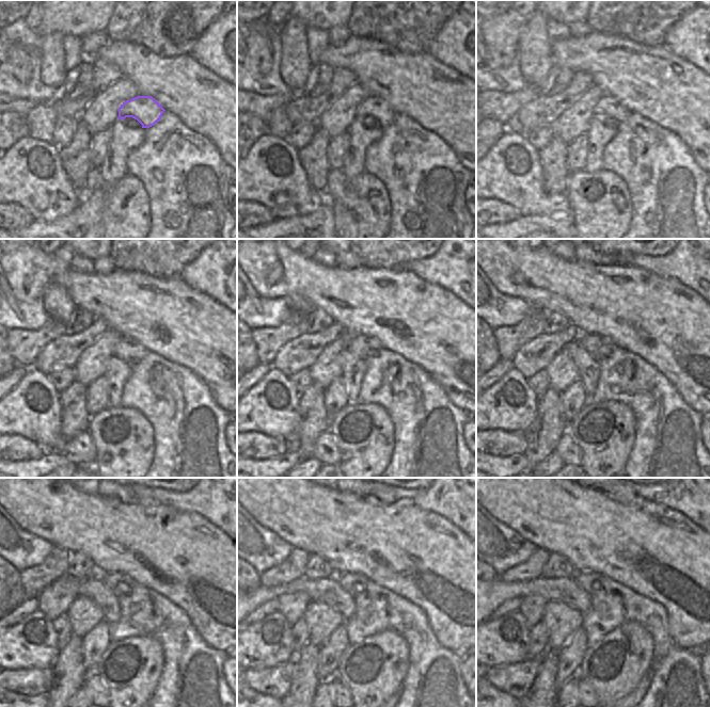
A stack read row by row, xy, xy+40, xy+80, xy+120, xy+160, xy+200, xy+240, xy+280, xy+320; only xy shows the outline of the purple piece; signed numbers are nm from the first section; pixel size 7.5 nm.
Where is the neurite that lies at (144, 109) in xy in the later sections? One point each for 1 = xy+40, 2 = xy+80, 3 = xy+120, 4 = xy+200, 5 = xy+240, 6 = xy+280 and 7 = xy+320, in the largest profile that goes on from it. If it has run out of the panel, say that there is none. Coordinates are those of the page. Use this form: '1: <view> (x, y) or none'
1: xy+40 (375, 107)
2: xy+80 (608, 108)
3: xy+120 (128, 349)
4: xy+200 (599, 347)
5: xy+240 (121, 584)
6: xy+280 (354, 583)
7: xy+320 (588, 581)

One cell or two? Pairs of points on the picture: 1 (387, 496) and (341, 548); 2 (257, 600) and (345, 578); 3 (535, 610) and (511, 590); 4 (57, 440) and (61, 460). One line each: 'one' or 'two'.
1: two
2: two
3: two
4: two

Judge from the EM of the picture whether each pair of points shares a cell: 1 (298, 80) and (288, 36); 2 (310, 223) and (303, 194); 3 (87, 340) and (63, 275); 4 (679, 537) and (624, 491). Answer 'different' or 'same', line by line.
1: same
2: different
3: different
4: different

